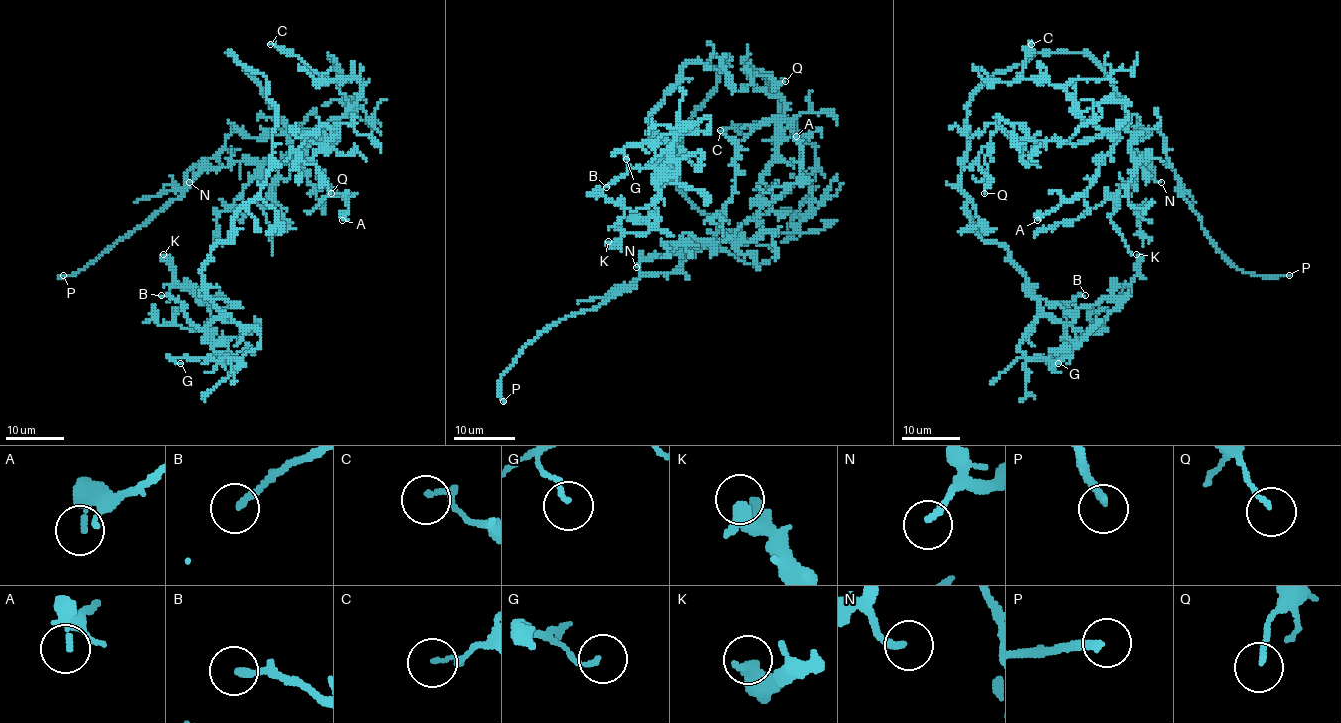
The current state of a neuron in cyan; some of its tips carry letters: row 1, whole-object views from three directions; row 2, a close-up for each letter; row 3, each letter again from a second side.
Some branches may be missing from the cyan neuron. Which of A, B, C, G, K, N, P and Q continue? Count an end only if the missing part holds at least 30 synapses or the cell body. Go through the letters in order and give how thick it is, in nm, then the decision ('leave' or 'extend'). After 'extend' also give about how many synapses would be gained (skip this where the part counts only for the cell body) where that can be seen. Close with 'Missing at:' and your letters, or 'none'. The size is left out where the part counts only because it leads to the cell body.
A: 240 nm thick; leave
B: 200 nm thick; leave
C: 180 nm thick; leave
G: 140 nm thick; leave
K: 460 nm thick; leave
N: 200 nm thick; leave
P: 240 nm thick; extend
Q: 120 nm thick; leave
Missing at: P

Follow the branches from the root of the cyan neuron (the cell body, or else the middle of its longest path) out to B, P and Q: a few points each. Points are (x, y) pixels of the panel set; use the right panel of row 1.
B: (1022, 62), (969, 103), (959, 188), (1038, 307), (1082, 332), (1069, 344), (1066, 308), (1085, 295)
P: (1022, 62), (1086, 53), (1133, 137), (1154, 128), (1164, 138), (1215, 247), (1239, 270), (1289, 275)
Q: (1022, 62), (1086, 53), (1114, 86), (1126, 122), (1076, 144), (1010, 138), (998, 125), (978, 157), (984, 193)

